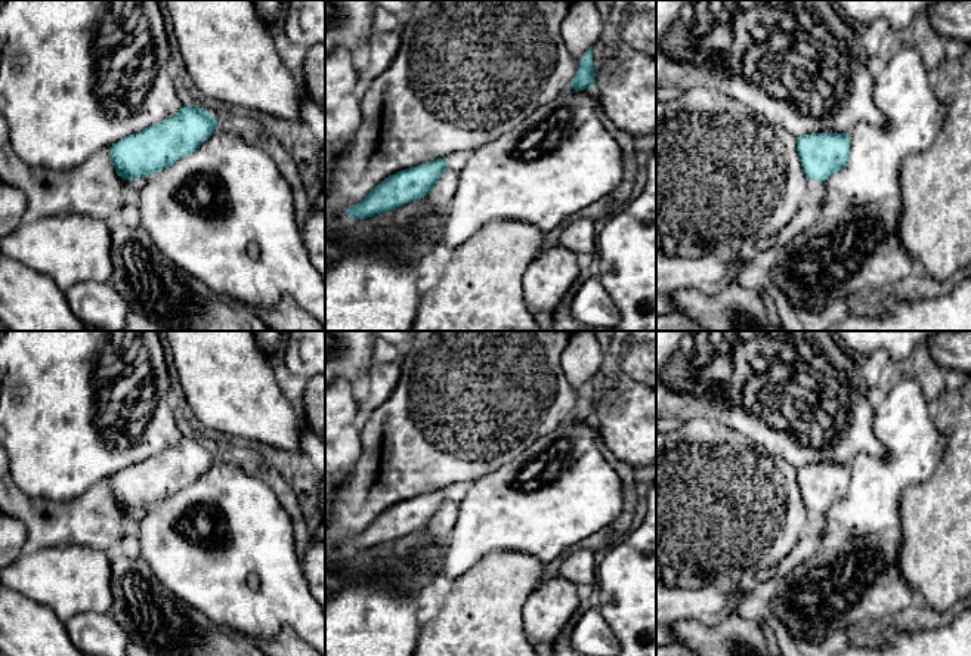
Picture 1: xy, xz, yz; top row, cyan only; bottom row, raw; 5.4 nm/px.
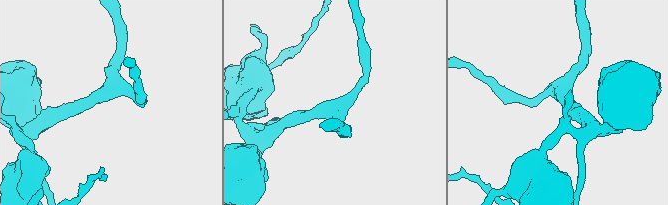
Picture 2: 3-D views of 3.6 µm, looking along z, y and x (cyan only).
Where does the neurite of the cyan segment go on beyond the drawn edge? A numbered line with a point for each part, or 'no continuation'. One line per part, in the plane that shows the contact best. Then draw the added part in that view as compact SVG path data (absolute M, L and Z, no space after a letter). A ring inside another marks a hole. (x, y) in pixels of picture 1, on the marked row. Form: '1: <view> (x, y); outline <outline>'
no continuation

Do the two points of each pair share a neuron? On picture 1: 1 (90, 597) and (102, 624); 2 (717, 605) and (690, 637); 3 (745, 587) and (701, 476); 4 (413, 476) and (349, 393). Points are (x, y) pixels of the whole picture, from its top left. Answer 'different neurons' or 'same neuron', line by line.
1: different neurons
2: different neurons
3: different neurons
4: different neurons

